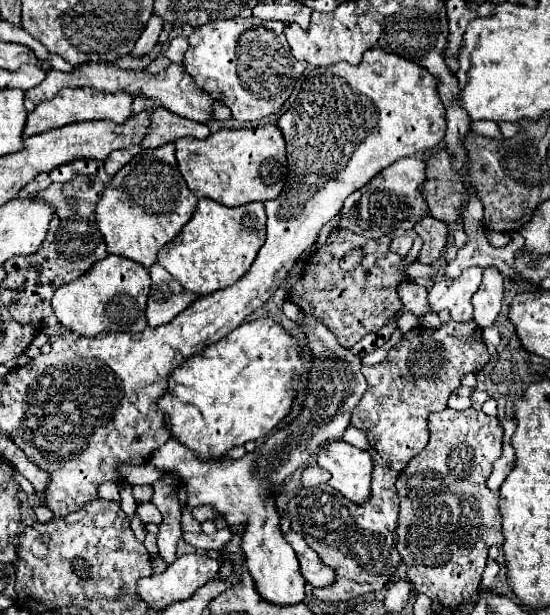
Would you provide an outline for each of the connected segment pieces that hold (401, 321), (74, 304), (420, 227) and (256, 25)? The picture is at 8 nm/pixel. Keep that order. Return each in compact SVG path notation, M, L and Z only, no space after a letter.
M402 311L402 313L398 313L398 319L396 319L396 331L400 331L402 335L406 335L408 331L420 327L422 325L420 321L422 321L420 315L414 315L410 311Z
M108 255L104 261L94 263L84 275L80 275L78 279L74 279L72 283L60 285L52 297L52 307L54 313L58 317L58 321L80 335L88 335L94 337L102 331L130 331L130 333L138 333L146 327L146 299L148 299L148 291L150 291L150 273L146 267L142 267L140 263L134 263L132 259L120 257L120 255Z
M428 215L428 217L422 217L422 219L416 223L414 231L416 231L416 233L422 237L422 241L424 241L418 261L420 261L420 263L426 263L426 265L438 261L438 259L442 257L444 249L446 249L446 241L448 241L448 235L450 235L448 225L442 223L442 221L436 221L434 217Z
M258 17L208 21L188 35L190 47L182 65L200 89L230 107L234 119L246 123L260 121L282 109L296 81L308 67L292 55L284 35L286 25L284 21L264 21Z

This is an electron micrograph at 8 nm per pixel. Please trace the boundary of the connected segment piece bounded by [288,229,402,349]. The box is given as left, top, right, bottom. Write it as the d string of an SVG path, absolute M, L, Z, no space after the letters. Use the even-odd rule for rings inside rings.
M334 229L328 241L308 257L302 279L292 287L288 299L302 311L320 317L336 333L340 345L350 349L364 335L376 333L380 327L384 327L394 317L394 313L402 309L400 299L394 295L396 255L390 253L388 248L393 238L393 235L386 235L379 239L364 239L345 229ZM362 239L366 241L363 245L364 261L354 271L342 271L338 261L352 247L358 247Z

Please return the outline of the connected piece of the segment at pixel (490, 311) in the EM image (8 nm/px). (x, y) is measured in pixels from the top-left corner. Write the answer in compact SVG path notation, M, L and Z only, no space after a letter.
M486 267L482 285L476 291L476 295L472 297L474 321L480 329L486 329L486 327L494 325L494 321L500 313L502 293L504 293L504 285L502 285L502 277L500 277L498 269L496 267Z

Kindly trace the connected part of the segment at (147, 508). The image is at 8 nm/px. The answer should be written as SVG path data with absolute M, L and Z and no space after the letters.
M140 503L140 505L136 507L136 515L140 517L140 521L142 521L142 525L144 525L144 527L146 527L146 525L150 525L150 523L160 525L160 521L162 521L160 511L158 511L152 503Z

